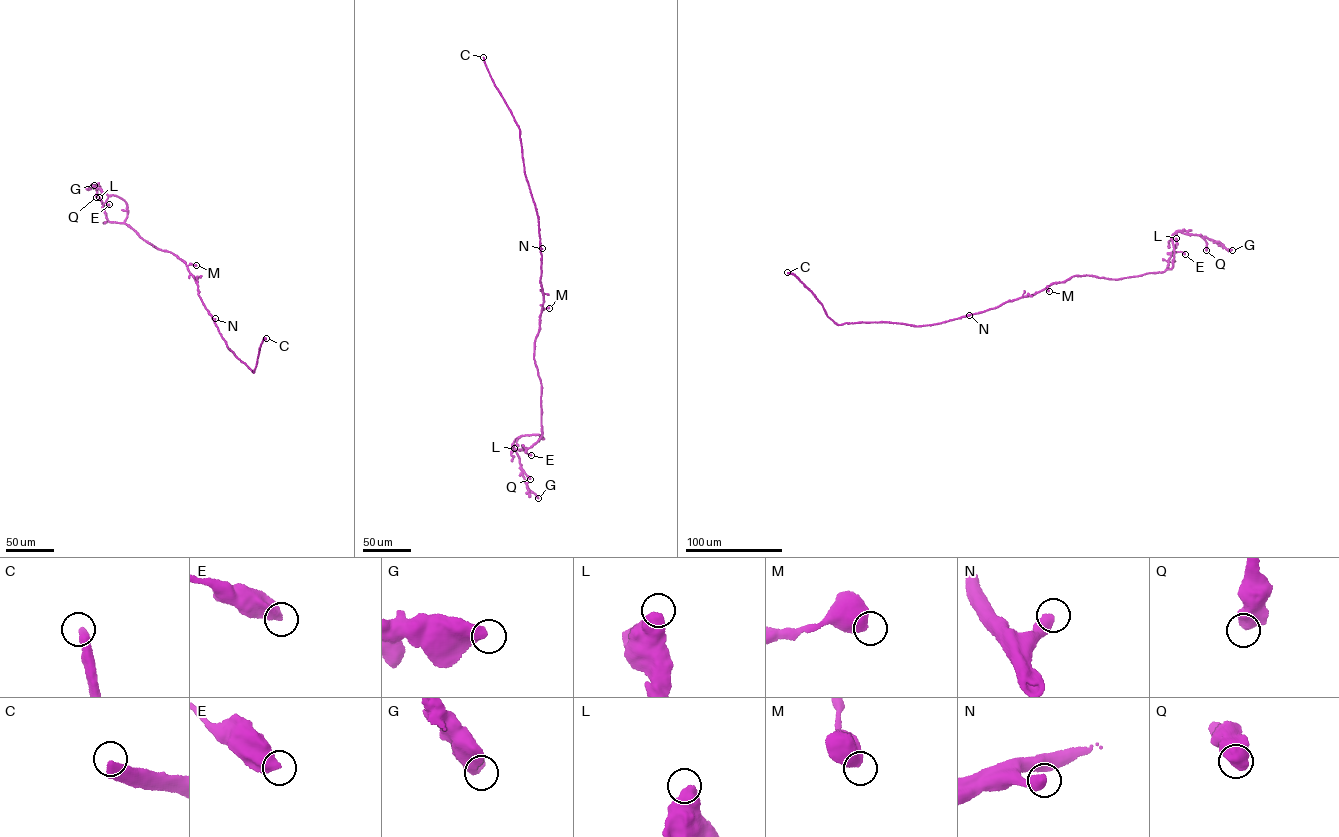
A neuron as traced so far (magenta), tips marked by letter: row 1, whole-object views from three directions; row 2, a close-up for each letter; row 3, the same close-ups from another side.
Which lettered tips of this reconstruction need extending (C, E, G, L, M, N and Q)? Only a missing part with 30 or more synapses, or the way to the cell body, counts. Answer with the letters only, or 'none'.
C

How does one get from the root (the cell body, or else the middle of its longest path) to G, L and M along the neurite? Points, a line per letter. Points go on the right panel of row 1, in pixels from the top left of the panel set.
G: (1023, 297), (1074, 276), (1116, 279), (1165, 271), (1173, 264), (1171, 238), (1178, 232), (1200, 235), (1232, 250)
L: (1023, 297), (1074, 276), (1116, 279), (1165, 271), (1176, 238)
M: (1023, 297), (1047, 286), (1049, 291)

